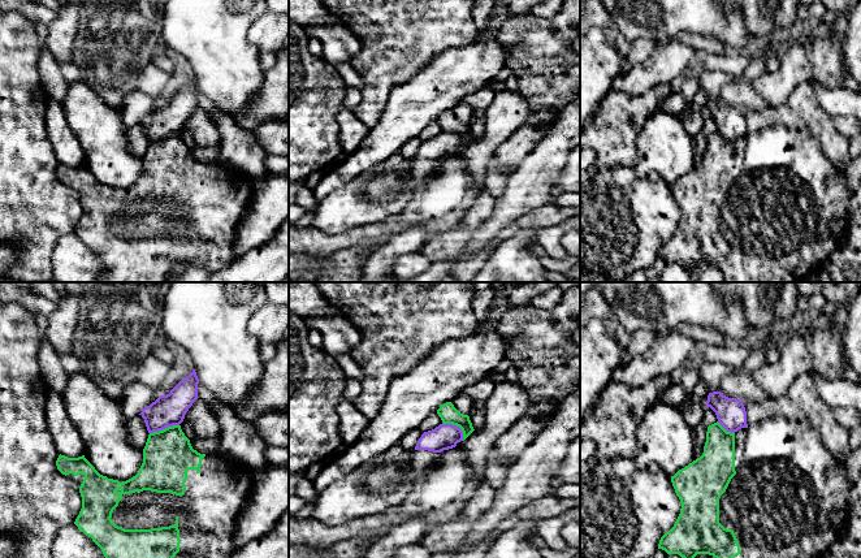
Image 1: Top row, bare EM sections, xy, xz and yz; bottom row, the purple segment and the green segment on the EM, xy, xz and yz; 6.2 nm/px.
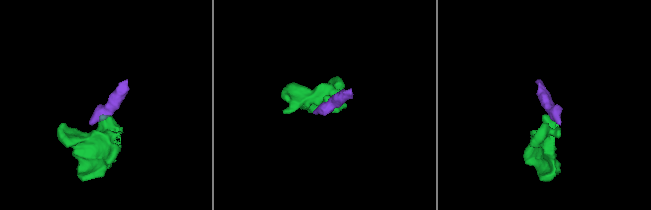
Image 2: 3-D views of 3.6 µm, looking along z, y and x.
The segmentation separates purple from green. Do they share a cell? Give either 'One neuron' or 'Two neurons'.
Two neurons

